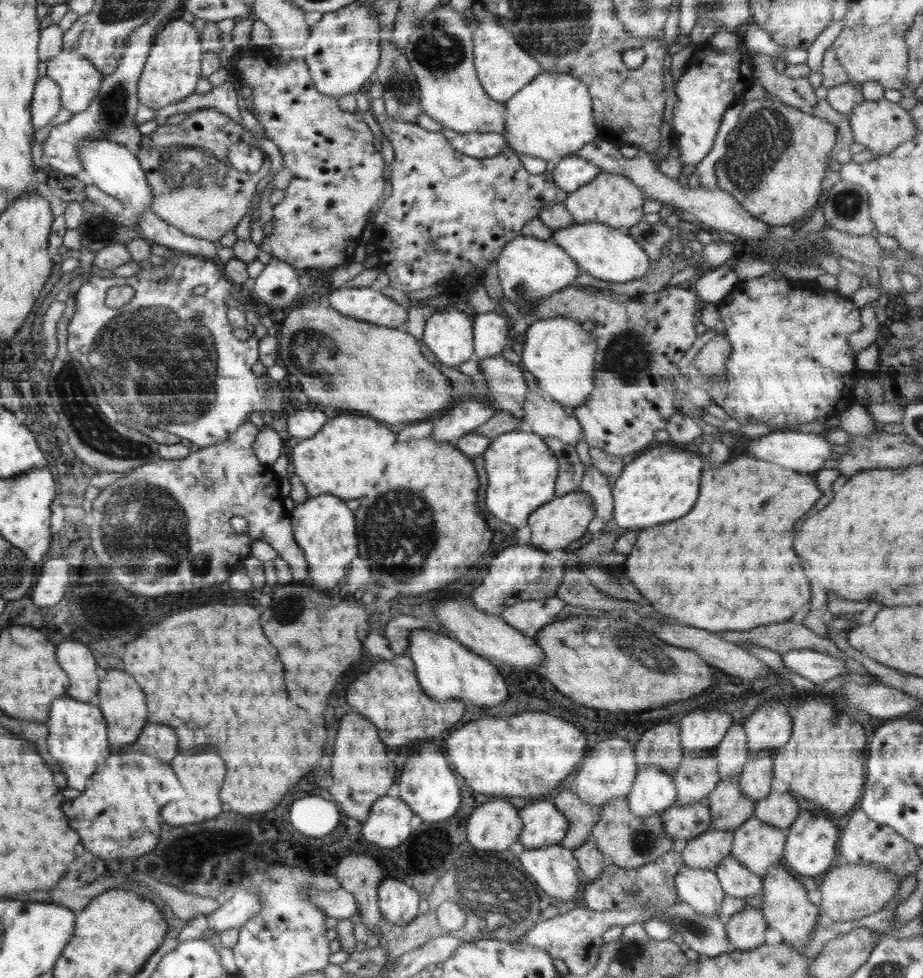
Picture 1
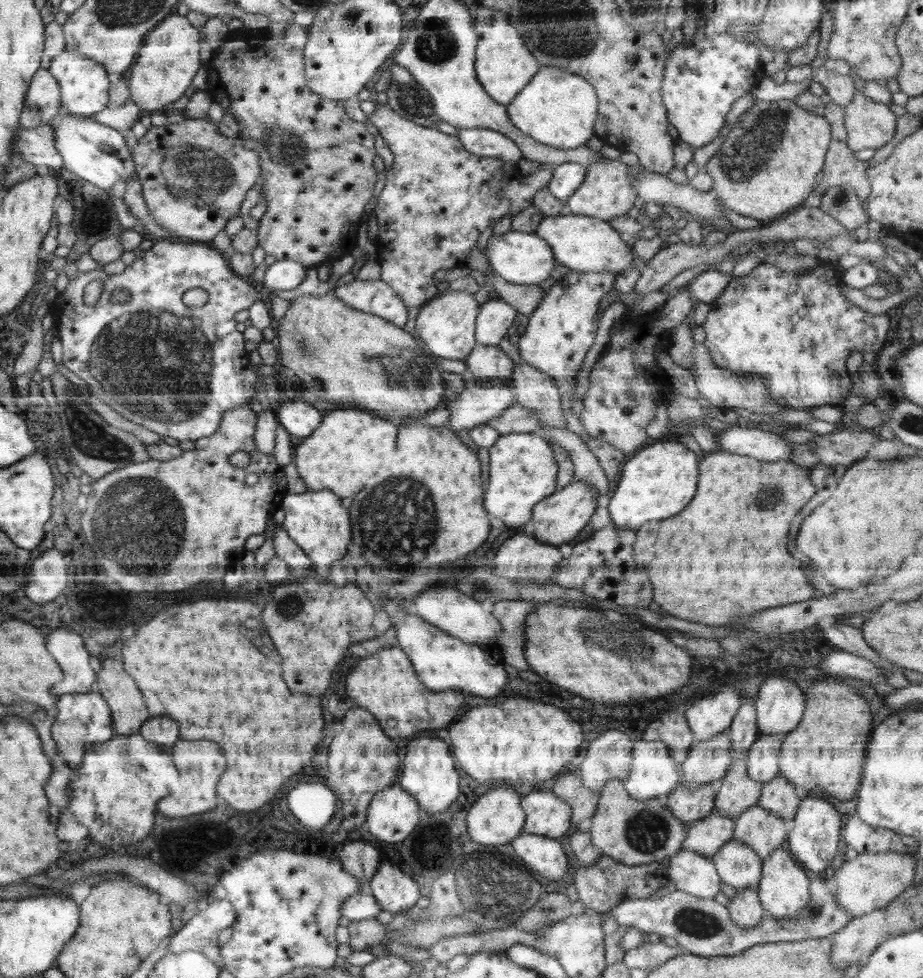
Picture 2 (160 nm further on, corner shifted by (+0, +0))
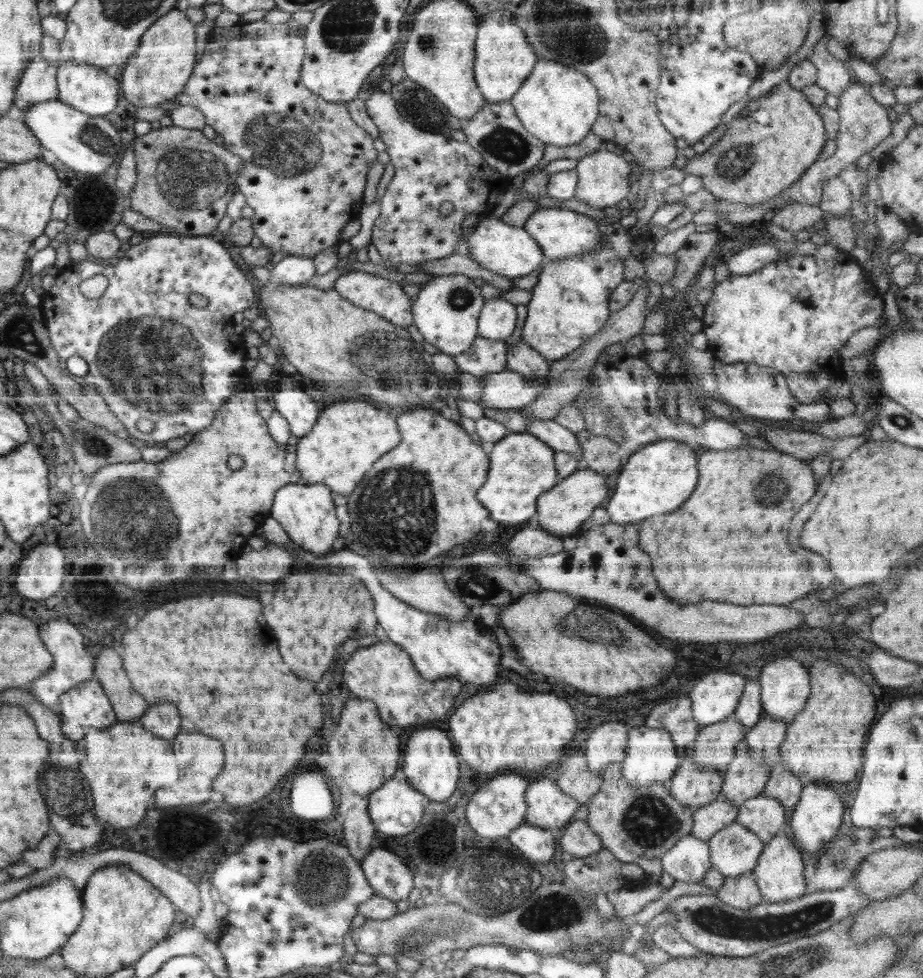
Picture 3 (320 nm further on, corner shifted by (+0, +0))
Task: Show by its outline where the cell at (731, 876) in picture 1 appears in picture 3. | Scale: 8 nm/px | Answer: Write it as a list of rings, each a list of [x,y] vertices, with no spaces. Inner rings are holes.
[[[732,821],[707,842],[712,866],[725,878],[752,875],[764,844],[742,823]]]

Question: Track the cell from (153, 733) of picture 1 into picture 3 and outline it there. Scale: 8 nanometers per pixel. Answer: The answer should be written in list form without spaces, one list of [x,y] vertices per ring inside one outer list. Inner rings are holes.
[[[172,702],[168,704],[154,704],[152,712],[146,712],[138,721],[148,732],[153,732],[157,737],[171,741],[180,734],[180,716]]]

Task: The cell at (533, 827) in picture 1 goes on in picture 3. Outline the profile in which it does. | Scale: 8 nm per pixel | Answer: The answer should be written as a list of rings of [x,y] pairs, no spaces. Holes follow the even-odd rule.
[[[543,777],[530,783],[525,792],[528,808],[525,822],[543,829],[558,829],[578,815],[579,802],[561,791],[555,780]]]

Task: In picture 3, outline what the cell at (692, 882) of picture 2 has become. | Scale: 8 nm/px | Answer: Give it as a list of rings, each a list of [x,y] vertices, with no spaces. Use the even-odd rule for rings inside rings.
[[[691,834],[680,838],[672,848],[662,856],[661,866],[675,881],[688,884],[700,884],[712,867],[709,846],[704,840],[698,840]]]

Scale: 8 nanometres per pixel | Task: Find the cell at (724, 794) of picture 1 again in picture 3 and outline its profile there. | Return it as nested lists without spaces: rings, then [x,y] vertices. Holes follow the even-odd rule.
[[[742,739],[737,744],[733,760],[722,773],[720,796],[740,806],[745,800],[762,795],[771,769],[768,763],[757,763],[751,757],[747,742]]]

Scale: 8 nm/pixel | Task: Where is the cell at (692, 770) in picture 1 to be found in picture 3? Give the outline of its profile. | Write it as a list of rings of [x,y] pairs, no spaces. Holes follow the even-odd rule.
[[[732,714],[722,722],[701,727],[688,753],[696,764],[723,773],[744,735],[743,724]]]

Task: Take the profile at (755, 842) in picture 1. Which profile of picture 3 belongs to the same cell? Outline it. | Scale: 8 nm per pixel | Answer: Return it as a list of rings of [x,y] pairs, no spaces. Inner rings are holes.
[[[762,794],[745,800],[738,809],[735,821],[756,834],[764,846],[782,833],[786,808],[779,800]]]

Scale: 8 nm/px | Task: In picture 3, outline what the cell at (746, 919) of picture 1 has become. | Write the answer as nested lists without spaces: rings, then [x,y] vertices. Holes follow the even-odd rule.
[[[752,875],[725,878],[724,886],[717,891],[717,897],[723,904],[738,910],[750,910],[763,903],[763,897]]]

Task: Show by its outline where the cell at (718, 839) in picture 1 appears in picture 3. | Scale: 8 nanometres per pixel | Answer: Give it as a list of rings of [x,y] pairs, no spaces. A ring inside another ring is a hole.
[[[718,796],[711,803],[694,809],[691,835],[708,842],[716,832],[736,820],[738,811],[738,806],[729,803],[724,796]]]

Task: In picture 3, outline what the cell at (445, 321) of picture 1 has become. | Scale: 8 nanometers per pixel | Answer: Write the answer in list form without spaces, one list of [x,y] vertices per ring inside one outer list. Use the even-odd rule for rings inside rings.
[[[456,273],[451,275],[435,275],[422,285],[421,291],[411,303],[413,324],[425,338],[427,347],[450,356],[457,356],[467,351],[472,346],[474,340],[476,340],[476,337],[479,336],[477,322],[485,301],[486,299],[480,293],[480,287],[476,286],[469,276]]]

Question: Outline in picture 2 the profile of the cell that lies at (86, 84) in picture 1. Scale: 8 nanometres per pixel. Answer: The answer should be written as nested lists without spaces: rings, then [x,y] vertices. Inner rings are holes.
[[[66,49],[51,60],[48,70],[62,87],[63,105],[66,112],[87,117],[104,110],[109,104],[109,86],[112,79],[107,70],[95,60],[80,55],[72,49]]]

